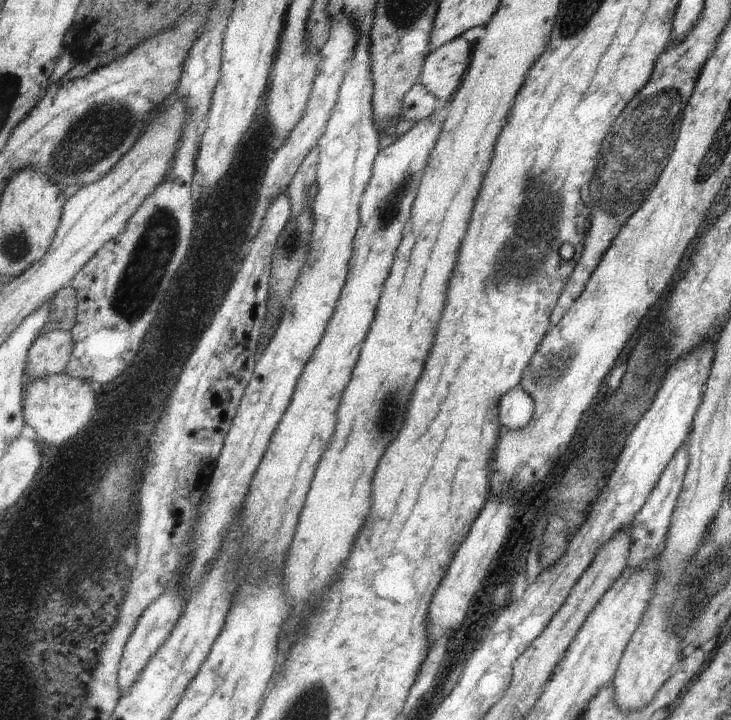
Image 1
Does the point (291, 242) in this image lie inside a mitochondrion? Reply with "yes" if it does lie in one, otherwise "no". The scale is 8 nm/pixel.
yes

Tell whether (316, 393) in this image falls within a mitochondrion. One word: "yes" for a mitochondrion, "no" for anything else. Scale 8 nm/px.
no

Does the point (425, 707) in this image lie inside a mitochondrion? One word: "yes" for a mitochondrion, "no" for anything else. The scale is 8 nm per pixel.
no

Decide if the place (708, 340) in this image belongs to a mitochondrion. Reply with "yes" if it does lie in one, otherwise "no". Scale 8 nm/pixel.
no

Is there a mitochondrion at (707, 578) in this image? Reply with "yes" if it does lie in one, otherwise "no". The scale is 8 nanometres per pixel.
yes

